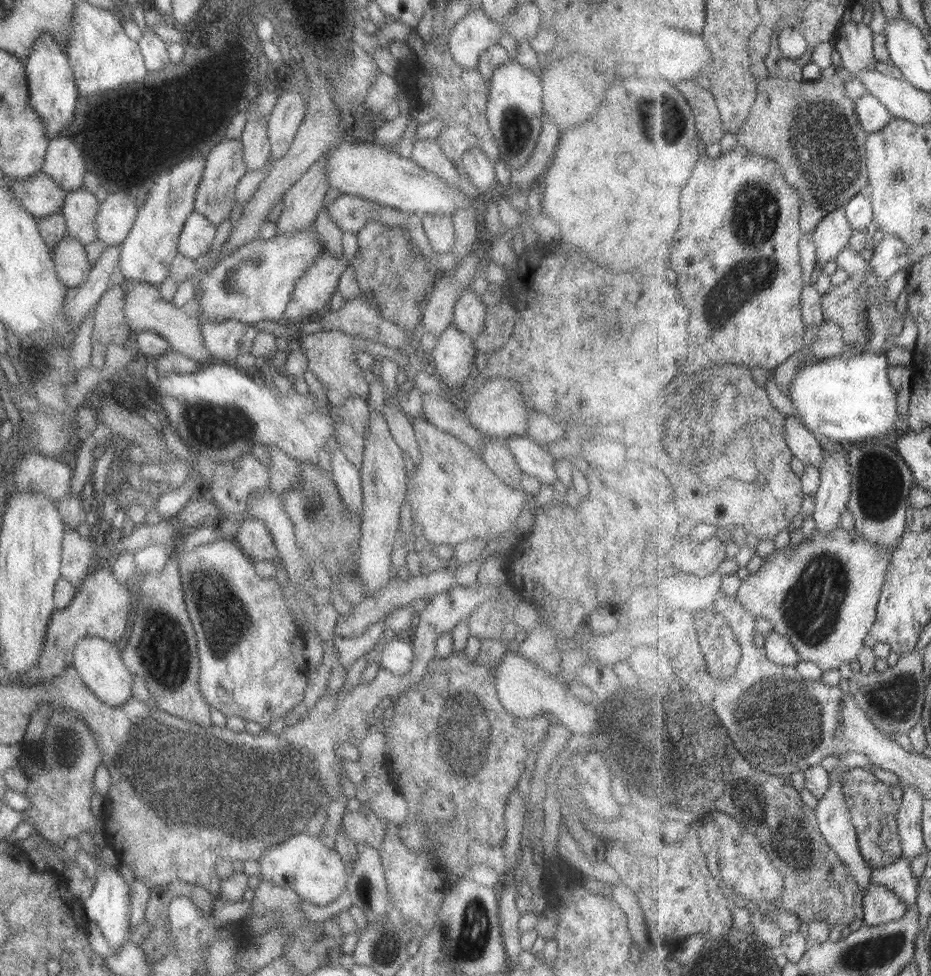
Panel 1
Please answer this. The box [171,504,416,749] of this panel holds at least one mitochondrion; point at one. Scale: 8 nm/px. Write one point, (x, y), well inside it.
(206, 583)

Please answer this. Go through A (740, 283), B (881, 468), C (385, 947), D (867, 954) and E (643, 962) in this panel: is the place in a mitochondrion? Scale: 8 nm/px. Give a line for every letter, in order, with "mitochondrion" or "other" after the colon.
A: mitochondrion
B: mitochondrion
C: mitochondrion
D: mitochondrion
E: other

